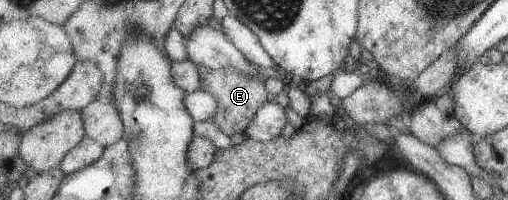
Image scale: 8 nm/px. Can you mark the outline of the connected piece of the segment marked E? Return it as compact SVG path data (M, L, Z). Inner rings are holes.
M205 65L198 66L201 88L213 95L218 100L218 113L214 118L214 124L228 137L236 134L244 135L251 121L258 112L270 101L269 91L262 80L245 76L234 68L211 70Z

